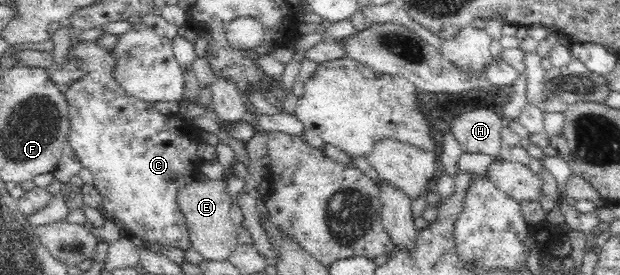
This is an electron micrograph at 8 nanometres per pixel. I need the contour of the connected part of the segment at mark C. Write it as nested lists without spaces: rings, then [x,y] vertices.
[[[72,41],[72,47],[70,47],[70,63],[69,66],[79,67],[85,74],[65,85],[62,92],[65,95],[68,111],[69,111],[69,132],[67,137],[67,143],[74,150],[77,160],[82,164],[82,168],[90,170],[92,176],[94,176],[93,186],[100,192],[103,199],[104,211],[106,211],[109,219],[114,219],[120,226],[128,227],[133,237],[141,244],[148,248],[154,249],[154,251],[162,252],[162,247],[159,245],[168,245],[168,247],[179,247],[182,250],[191,248],[191,241],[189,240],[189,229],[185,222],[184,214],[180,211],[177,204],[177,193],[179,188],[187,186],[189,183],[194,182],[199,175],[199,168],[202,160],[198,158],[196,149],[198,149],[198,143],[200,143],[200,137],[198,137],[198,131],[194,131],[192,123],[184,120],[177,115],[165,115],[159,113],[152,102],[146,102],[136,97],[132,97],[124,91],[122,84],[116,81],[114,78],[114,65],[116,65],[116,58],[112,54],[112,49],[104,48],[97,43],[90,41]]]

